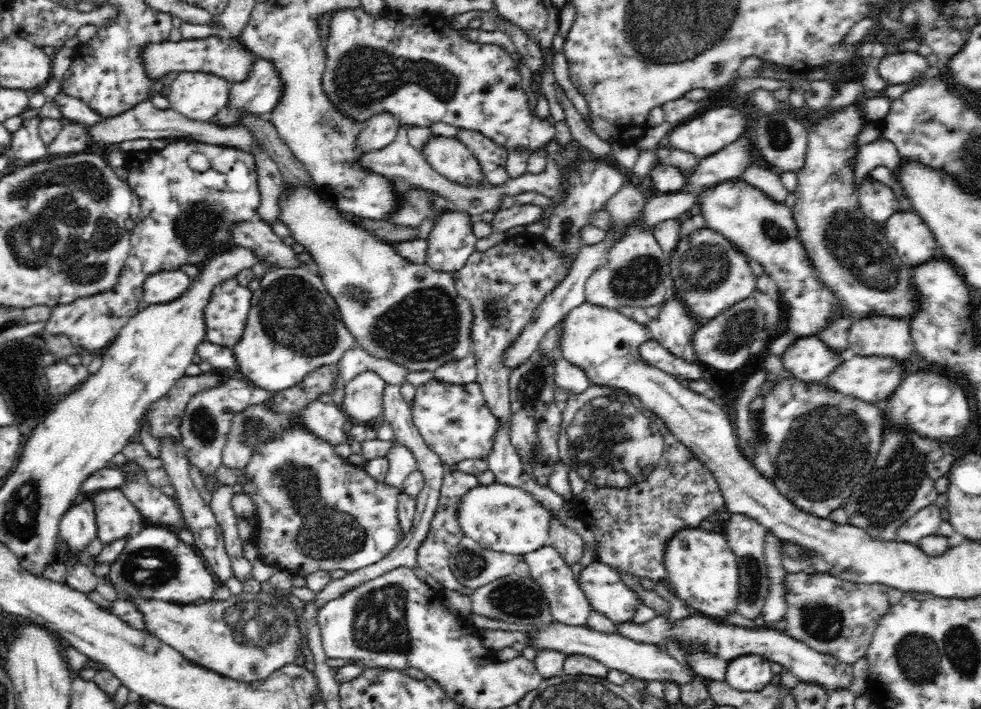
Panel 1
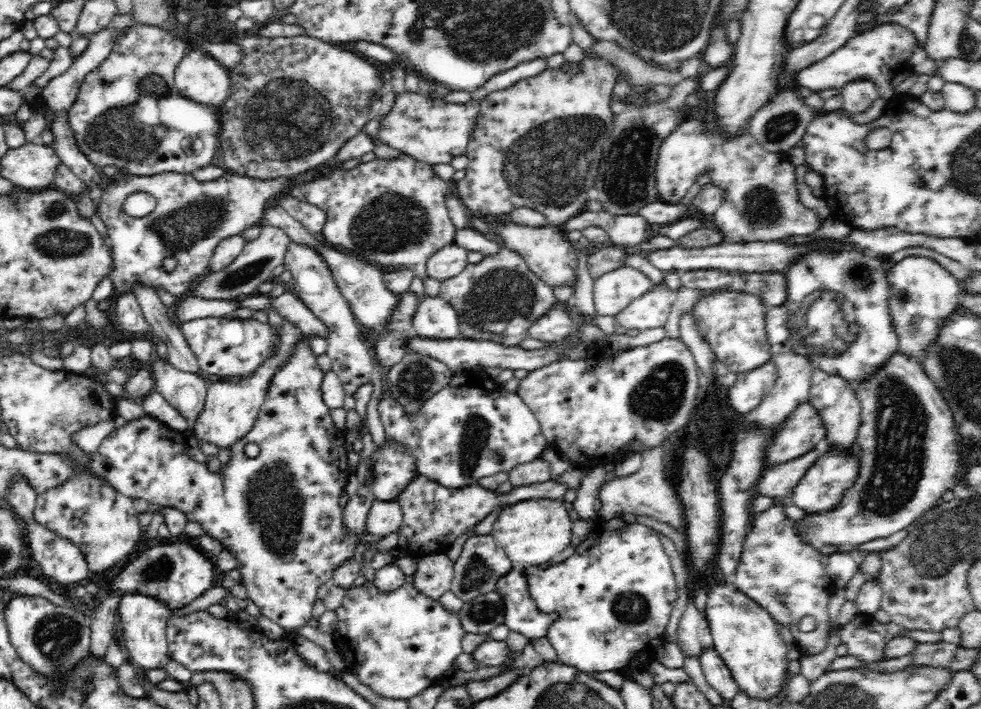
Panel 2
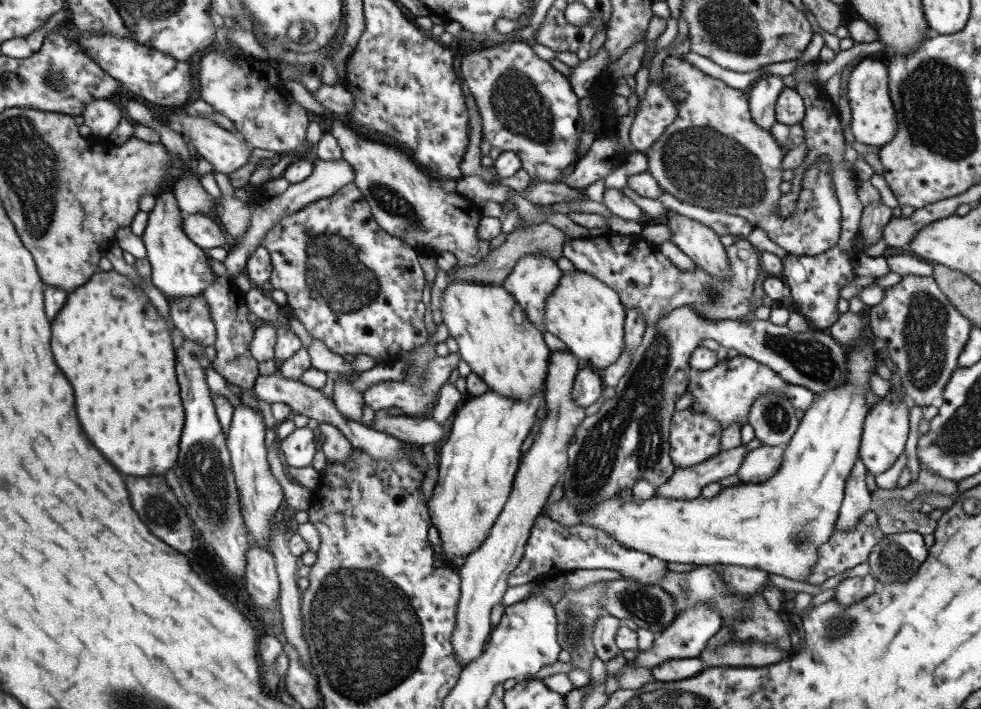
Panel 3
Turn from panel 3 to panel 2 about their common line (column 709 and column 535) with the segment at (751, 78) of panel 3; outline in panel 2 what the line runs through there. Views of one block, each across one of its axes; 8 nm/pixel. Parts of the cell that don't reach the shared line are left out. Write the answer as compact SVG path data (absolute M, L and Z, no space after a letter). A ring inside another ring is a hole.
M534 58L526 62L521 62L511 70L493 75L483 86L473 91L470 96L472 100L481 102L482 98L486 98L488 94L496 92L496 90L510 88L510 86L513 86L516 82L520 82L520 80L524 80L524 78L538 76L547 67L546 58Z

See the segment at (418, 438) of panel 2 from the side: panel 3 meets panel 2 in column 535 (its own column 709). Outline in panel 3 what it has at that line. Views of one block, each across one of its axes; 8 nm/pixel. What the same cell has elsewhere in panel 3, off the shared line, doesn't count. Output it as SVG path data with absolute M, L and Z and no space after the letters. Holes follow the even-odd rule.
M696 409L674 412L669 430L672 464L675 468L690 468L716 456L724 429L714 417Z

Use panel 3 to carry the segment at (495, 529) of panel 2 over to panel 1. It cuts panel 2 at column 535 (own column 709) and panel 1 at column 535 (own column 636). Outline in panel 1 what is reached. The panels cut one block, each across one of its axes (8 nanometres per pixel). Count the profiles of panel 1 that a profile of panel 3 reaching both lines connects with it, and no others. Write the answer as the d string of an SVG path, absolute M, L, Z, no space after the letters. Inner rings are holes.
M494 482L468 490L458 502L456 515L464 537L473 538L483 548L522 557L549 544L551 512L521 488Z

